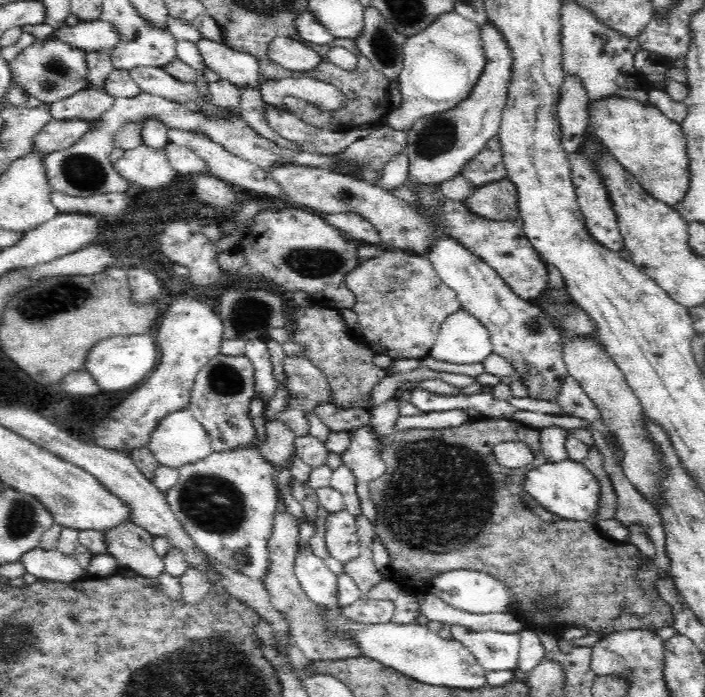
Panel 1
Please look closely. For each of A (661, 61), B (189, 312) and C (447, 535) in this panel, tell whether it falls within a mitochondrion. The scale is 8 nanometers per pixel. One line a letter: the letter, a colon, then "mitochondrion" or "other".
A: other
B: other
C: mitochondrion

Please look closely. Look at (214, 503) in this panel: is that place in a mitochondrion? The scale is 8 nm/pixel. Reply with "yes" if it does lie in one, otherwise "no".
yes

